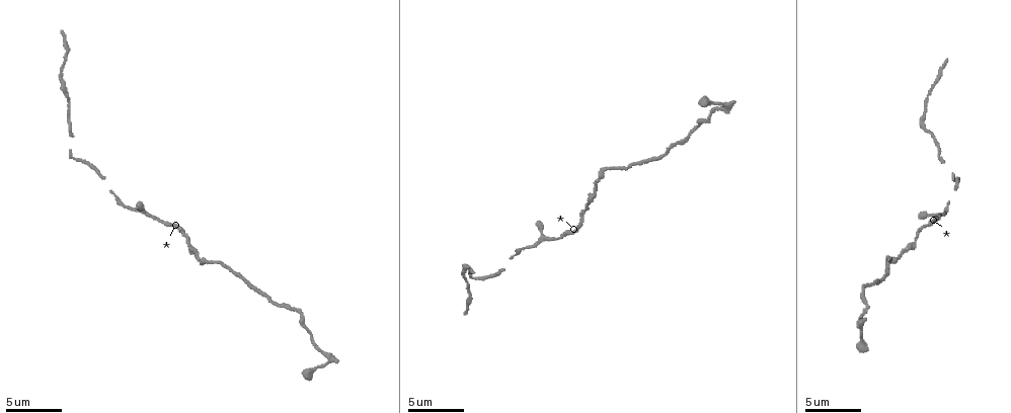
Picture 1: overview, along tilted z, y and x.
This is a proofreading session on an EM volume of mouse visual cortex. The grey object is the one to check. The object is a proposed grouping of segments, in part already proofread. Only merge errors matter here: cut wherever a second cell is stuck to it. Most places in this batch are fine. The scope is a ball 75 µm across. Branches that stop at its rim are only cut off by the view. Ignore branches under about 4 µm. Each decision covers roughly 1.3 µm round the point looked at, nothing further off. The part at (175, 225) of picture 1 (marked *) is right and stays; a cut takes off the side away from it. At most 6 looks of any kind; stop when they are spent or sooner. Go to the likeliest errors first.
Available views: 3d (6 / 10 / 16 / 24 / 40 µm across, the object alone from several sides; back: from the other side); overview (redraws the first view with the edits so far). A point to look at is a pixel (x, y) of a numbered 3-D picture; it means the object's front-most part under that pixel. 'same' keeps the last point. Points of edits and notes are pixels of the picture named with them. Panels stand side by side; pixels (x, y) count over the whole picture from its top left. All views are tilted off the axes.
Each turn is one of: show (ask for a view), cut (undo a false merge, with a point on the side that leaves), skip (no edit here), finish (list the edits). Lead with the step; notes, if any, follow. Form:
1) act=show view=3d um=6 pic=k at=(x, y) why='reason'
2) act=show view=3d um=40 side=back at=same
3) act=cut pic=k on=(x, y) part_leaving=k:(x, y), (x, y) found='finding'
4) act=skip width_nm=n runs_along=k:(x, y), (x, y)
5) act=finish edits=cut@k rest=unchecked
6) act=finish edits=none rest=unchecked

act=show view=3d um=16 pic=1 at=(209, 264) why='sudden change in width'

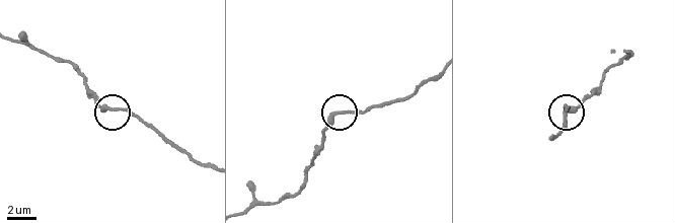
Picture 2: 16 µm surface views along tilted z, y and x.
act=skip width_nm=250 found='one cell here'

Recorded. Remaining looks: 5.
act=show view=3d um=16 pic=1 at=(75, 157) why='sudden change in width'

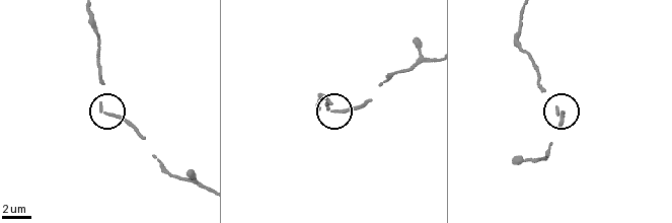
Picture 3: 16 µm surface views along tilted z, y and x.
act=skip found='all the same cell'

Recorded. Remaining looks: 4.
act=show view=3d um=16 pic=1 at=(157, 219) why='a narrow waist'

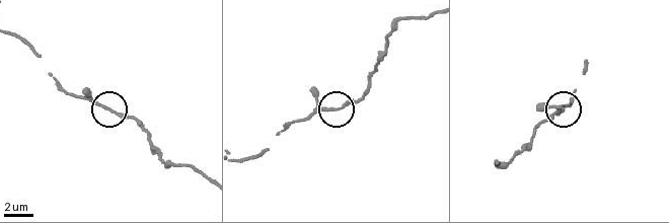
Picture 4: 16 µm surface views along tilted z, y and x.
act=skip found='one cell here'

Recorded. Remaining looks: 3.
act=finish edits=none rest=unchecked

